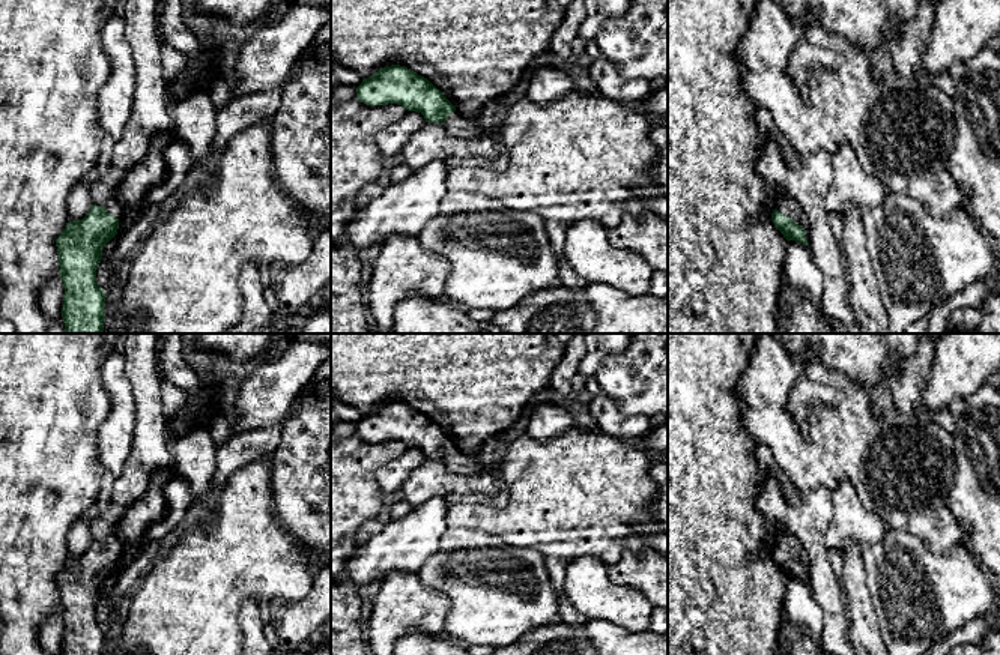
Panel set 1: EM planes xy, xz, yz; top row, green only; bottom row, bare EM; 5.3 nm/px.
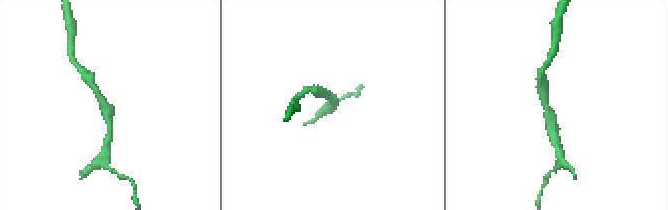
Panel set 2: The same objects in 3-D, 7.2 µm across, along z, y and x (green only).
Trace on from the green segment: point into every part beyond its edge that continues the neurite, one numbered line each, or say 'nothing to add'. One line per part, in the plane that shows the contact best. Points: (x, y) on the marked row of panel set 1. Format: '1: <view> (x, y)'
1: yz (787, 206)

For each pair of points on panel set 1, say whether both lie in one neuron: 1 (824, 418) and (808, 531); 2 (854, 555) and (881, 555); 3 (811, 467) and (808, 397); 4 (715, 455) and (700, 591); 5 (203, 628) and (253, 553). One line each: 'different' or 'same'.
1: different
2: different
3: different
4: same
5: same

